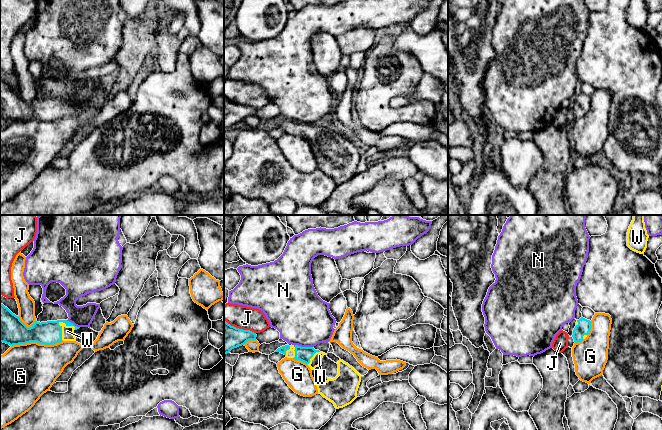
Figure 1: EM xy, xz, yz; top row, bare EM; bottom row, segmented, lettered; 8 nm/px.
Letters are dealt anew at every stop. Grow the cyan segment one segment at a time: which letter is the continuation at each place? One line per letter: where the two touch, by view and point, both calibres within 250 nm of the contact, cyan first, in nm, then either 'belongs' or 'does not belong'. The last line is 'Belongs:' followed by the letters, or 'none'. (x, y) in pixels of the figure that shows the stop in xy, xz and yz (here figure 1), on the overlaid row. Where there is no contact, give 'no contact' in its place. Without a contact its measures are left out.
G: contact xy (36, 341); calibres 240 and 440 nm; does not belong
J: contact xz (240, 329); calibres 220 and 190 nm; does not belong
N: contact xz (303, 347); calibres 120 and 440 nm; does not belong
W: contact xy (61, 331); calibres 190 and 100 nm; belongs
Belongs: W

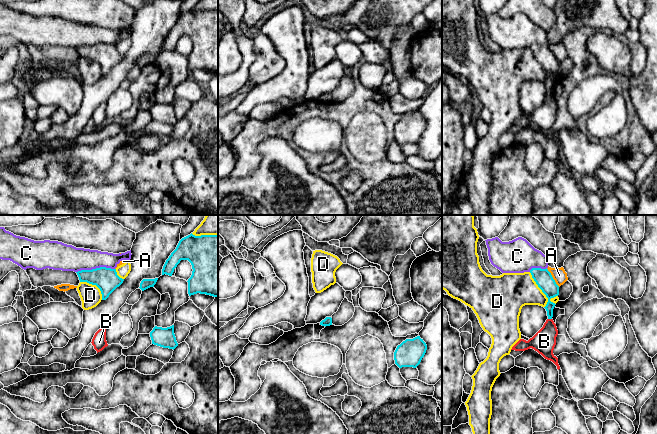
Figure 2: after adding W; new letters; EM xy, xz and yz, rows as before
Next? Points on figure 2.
A: contact yz (552, 277); calibres 140 and 110 nm; does not belong
B: contact yz (550, 318); calibres 130 and 190 nm; does not belong
C: contact xy (96, 268); calibres 190 and 200 nm; does not belong
D: contact yz (540, 288); calibres 140 and 300 nm; does not belong
Belongs: none

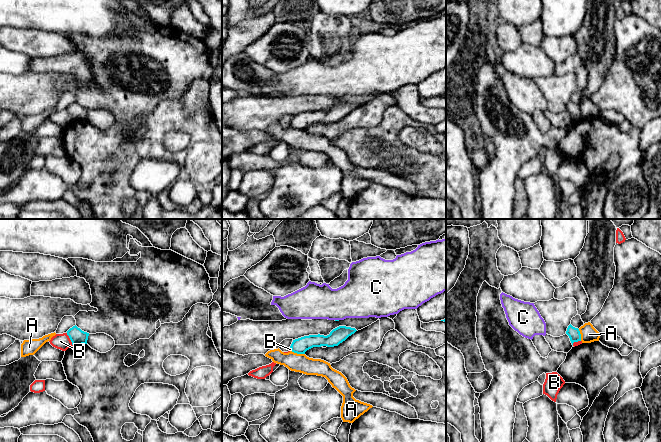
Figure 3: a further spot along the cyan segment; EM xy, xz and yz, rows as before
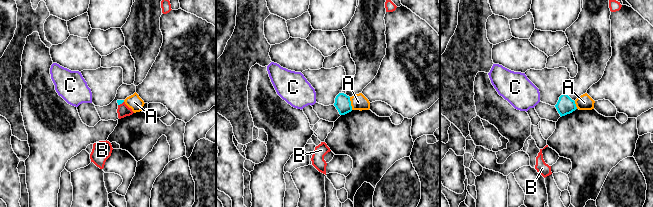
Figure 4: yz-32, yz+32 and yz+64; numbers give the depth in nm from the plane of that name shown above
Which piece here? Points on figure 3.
A: contact xz (298, 353); calibres 120 and 150 nm; does not belong
B: contact xy (70, 339); calibres 130 and 130 nm; does not belong
C: contact xz (337, 320); calibres 20 and 320 nm; does not belong
Belongs: none

